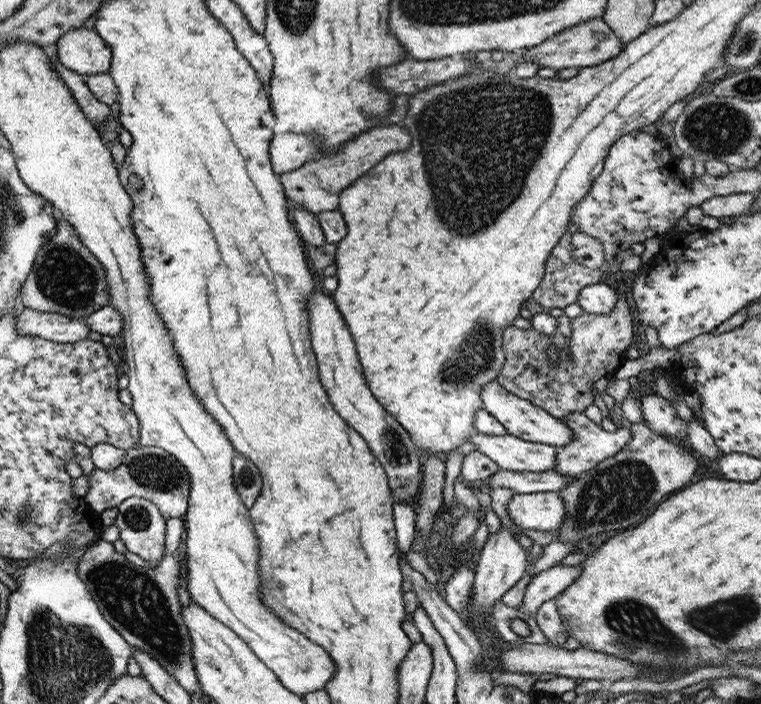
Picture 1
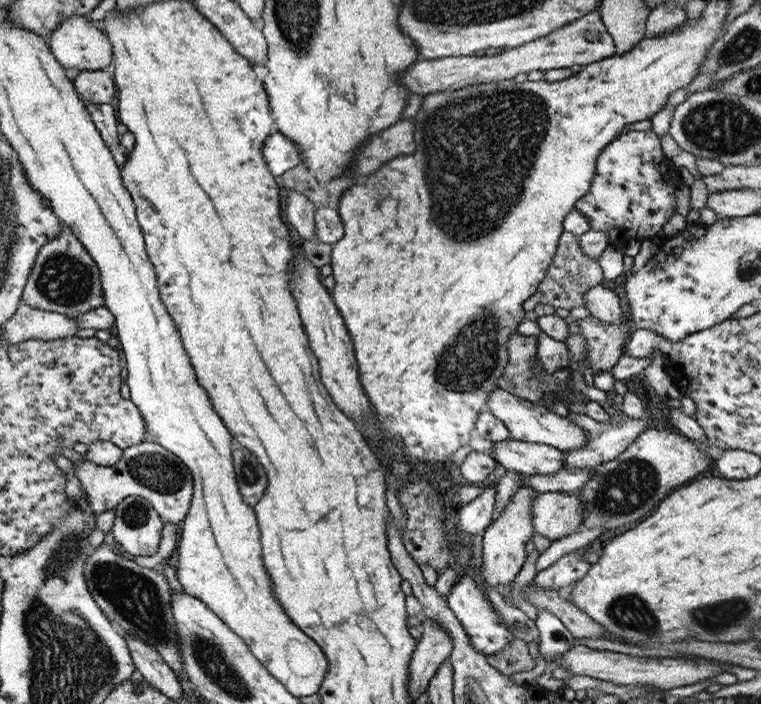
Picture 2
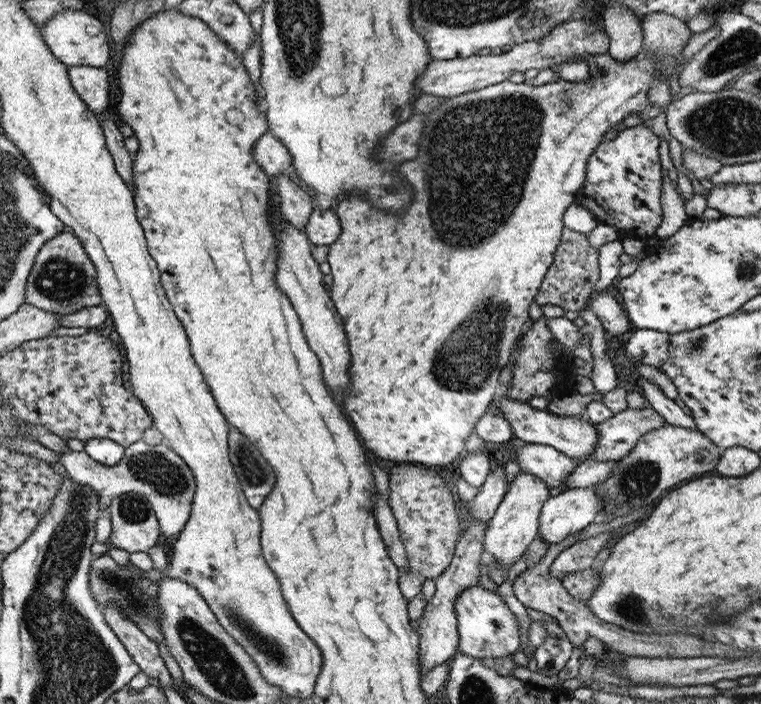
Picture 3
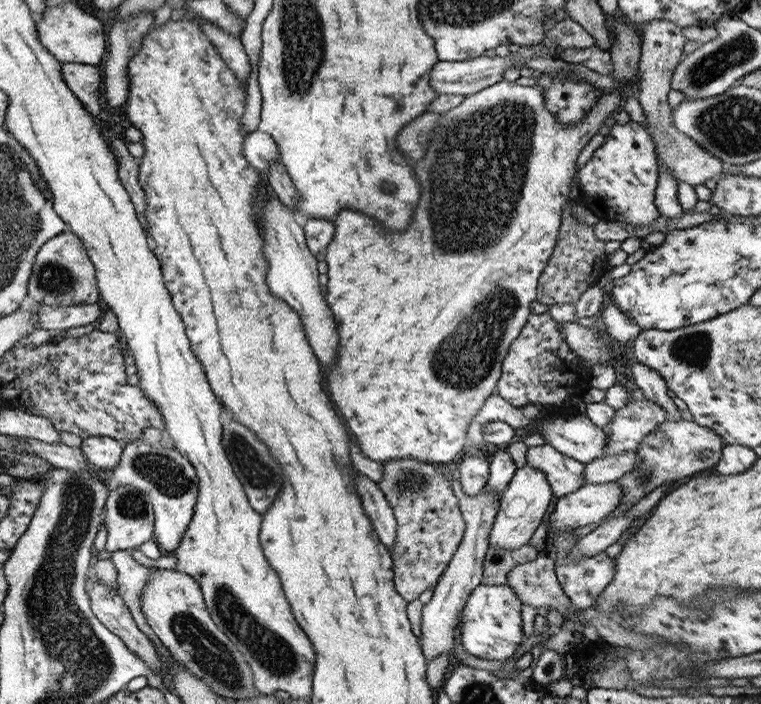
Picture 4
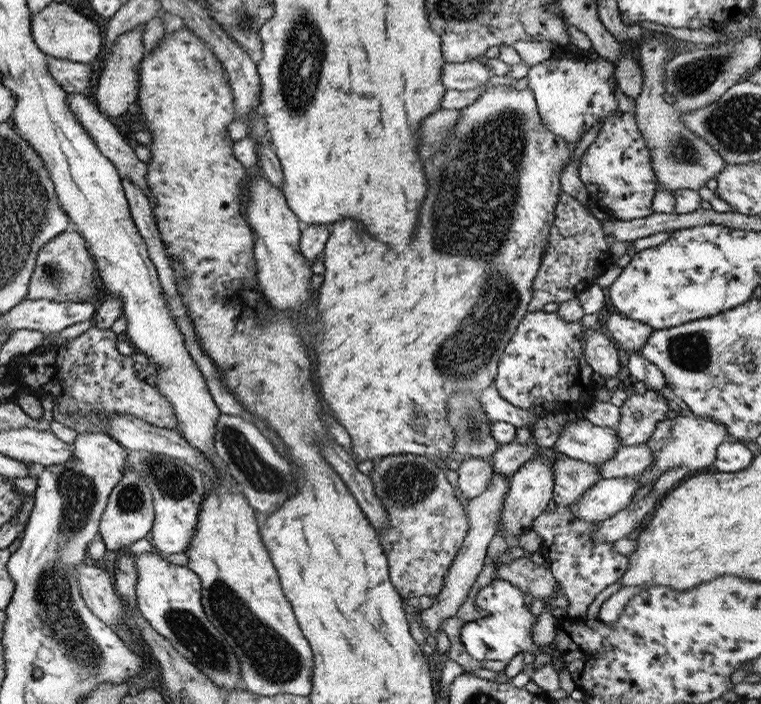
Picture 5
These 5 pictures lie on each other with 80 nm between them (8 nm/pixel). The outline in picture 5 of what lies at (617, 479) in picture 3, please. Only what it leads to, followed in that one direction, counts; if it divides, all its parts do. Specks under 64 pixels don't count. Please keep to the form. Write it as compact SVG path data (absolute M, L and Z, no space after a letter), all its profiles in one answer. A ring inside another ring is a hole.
M678 412L673 418L665 418L657 422L655 430L646 440L647 448L654 458L652 465L643 474L633 477L636 477L638 484L645 486L651 480L659 478L665 470L675 466L686 466L689 471L701 470L714 463L716 448L725 440L727 440L726 430L716 420Z

